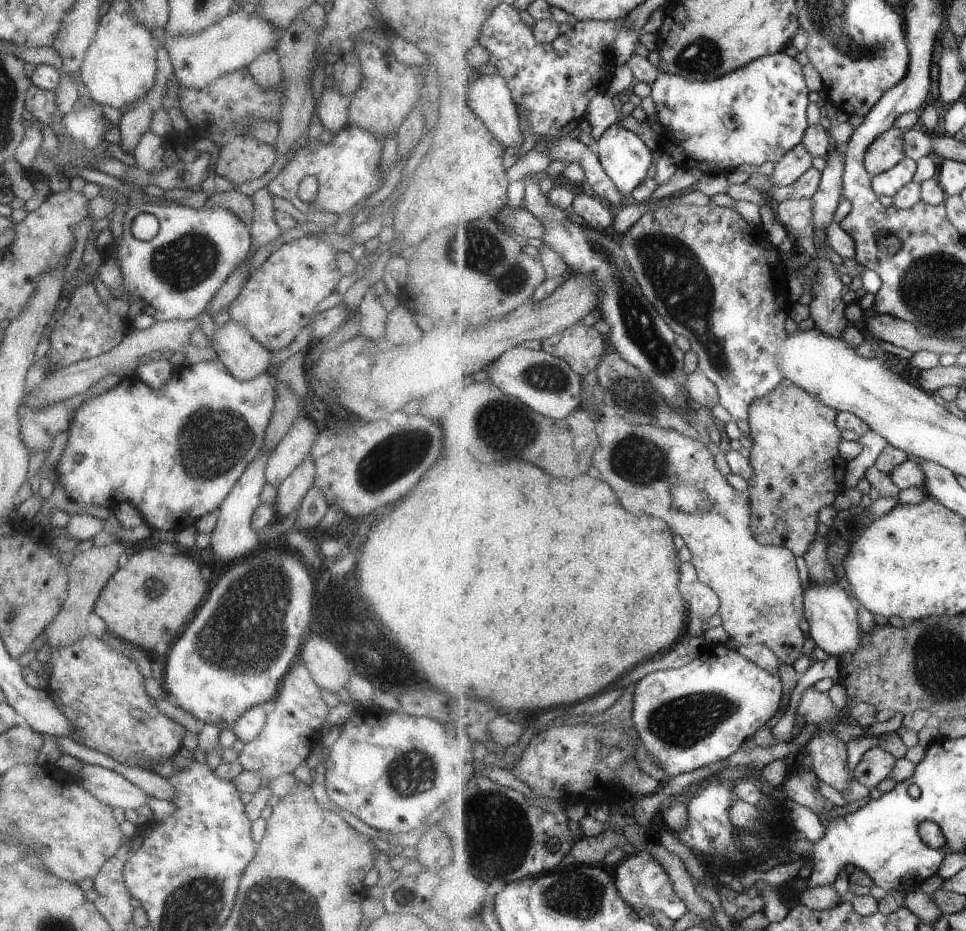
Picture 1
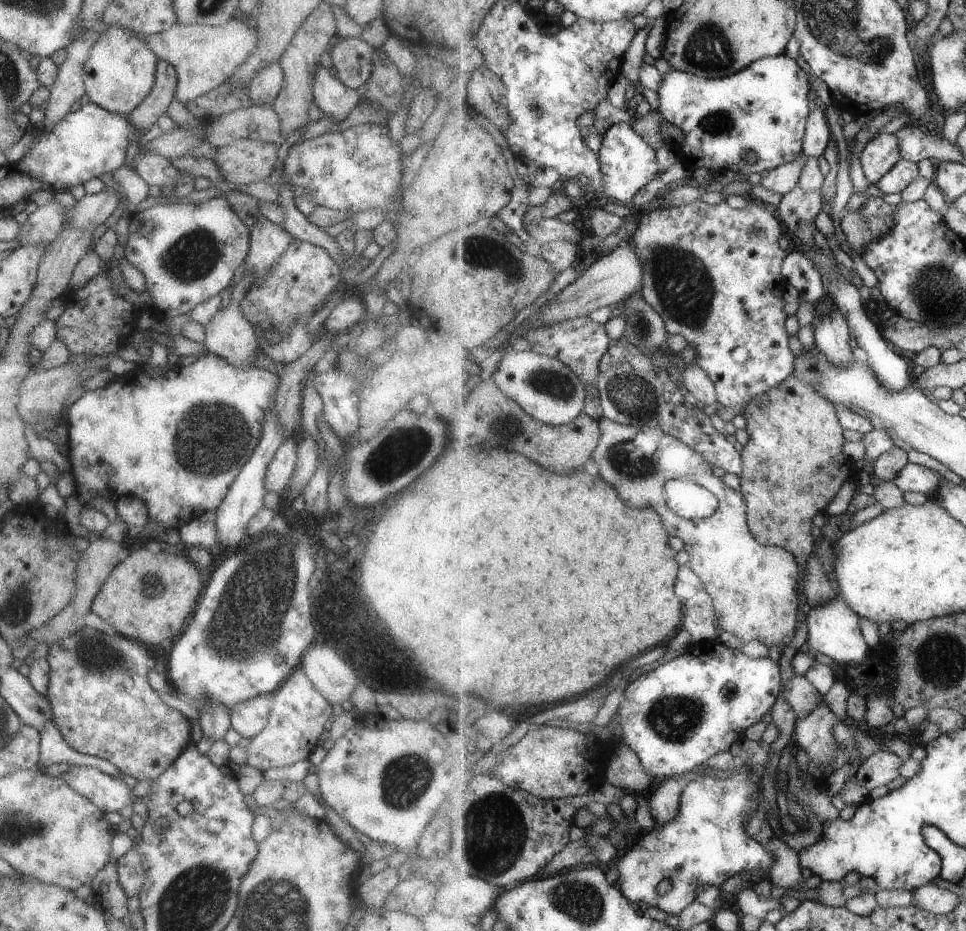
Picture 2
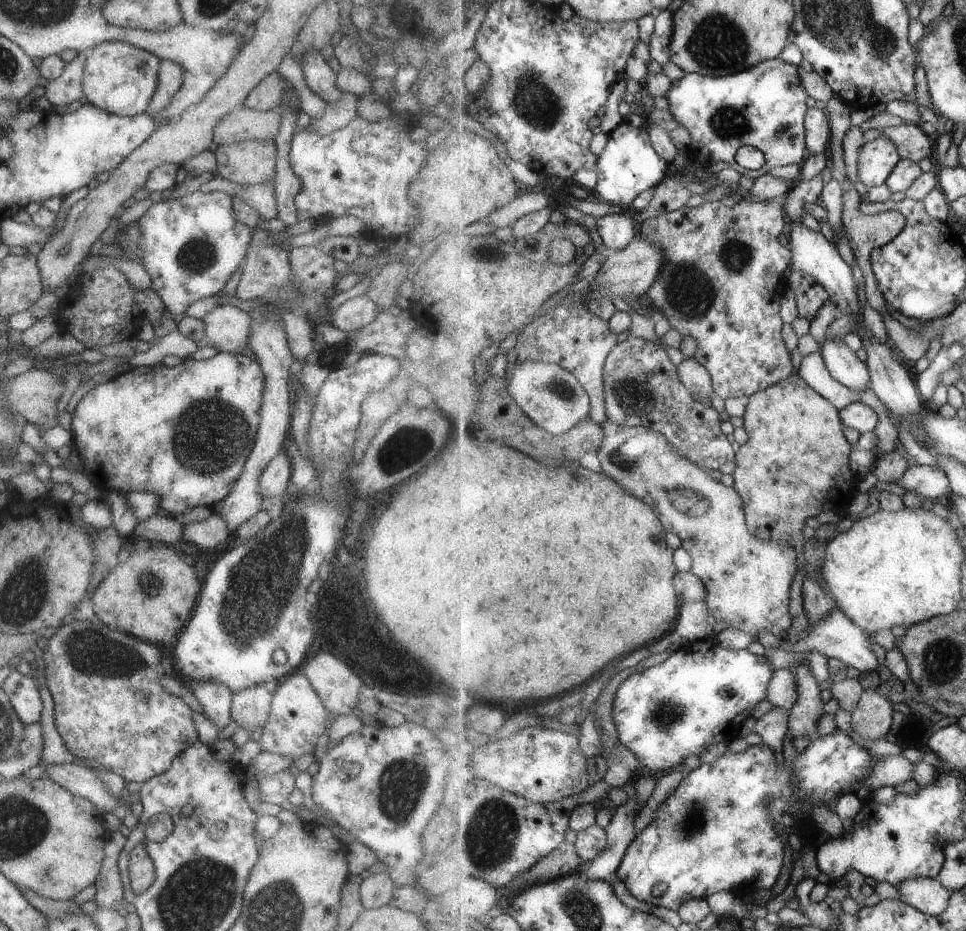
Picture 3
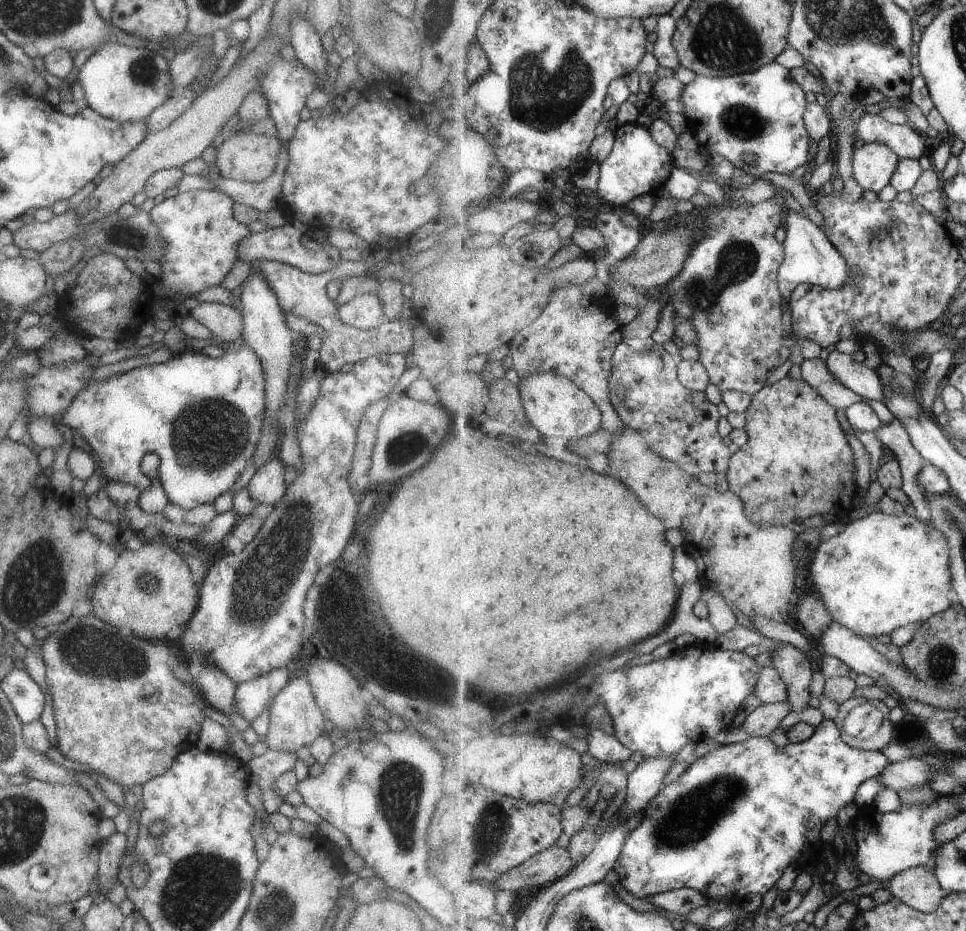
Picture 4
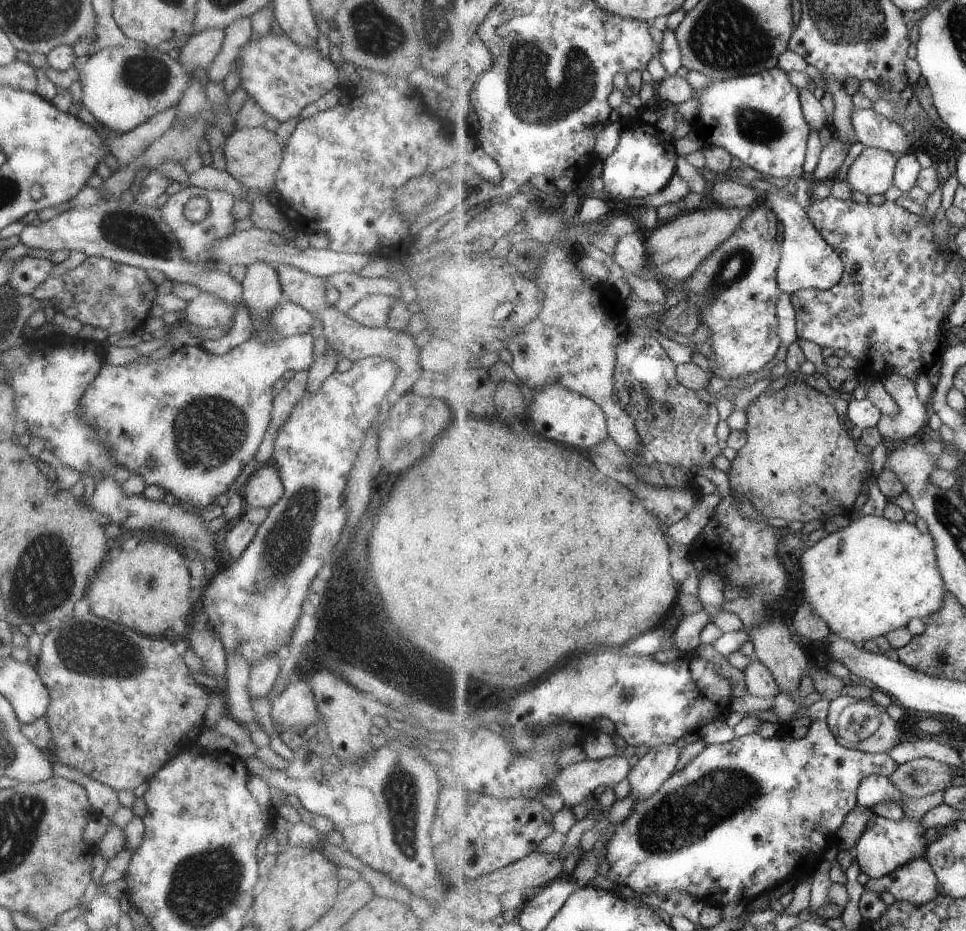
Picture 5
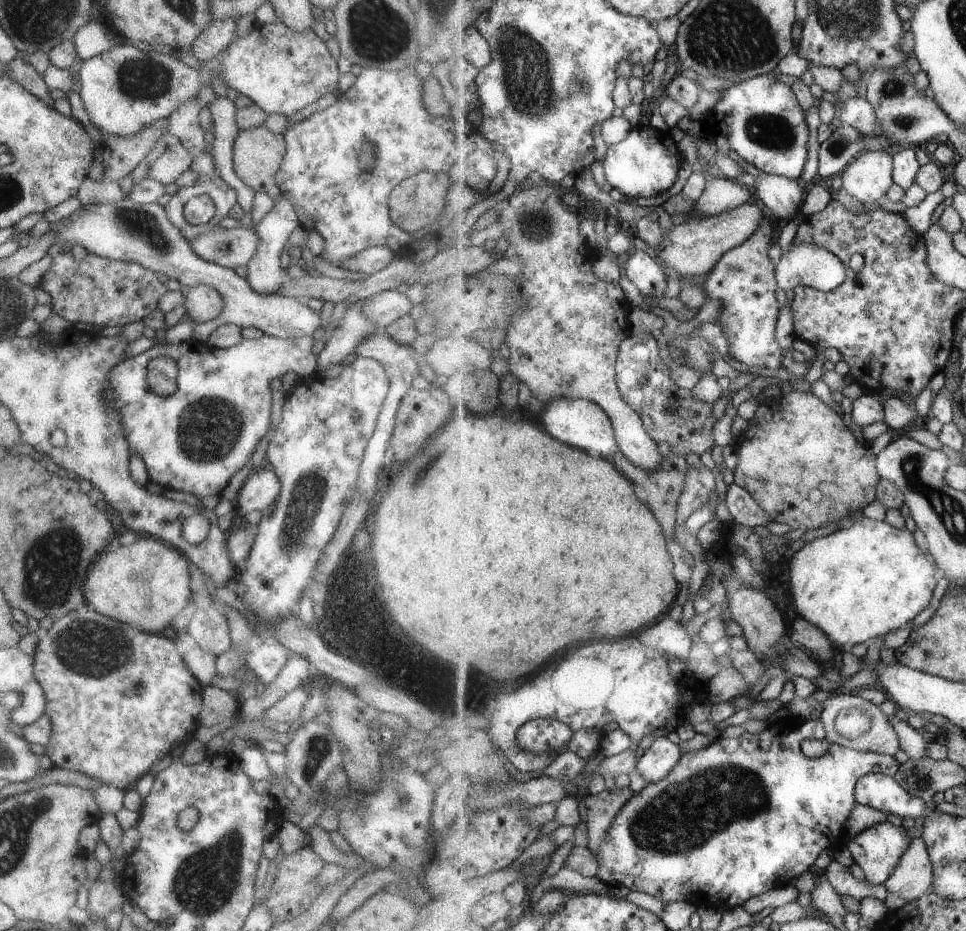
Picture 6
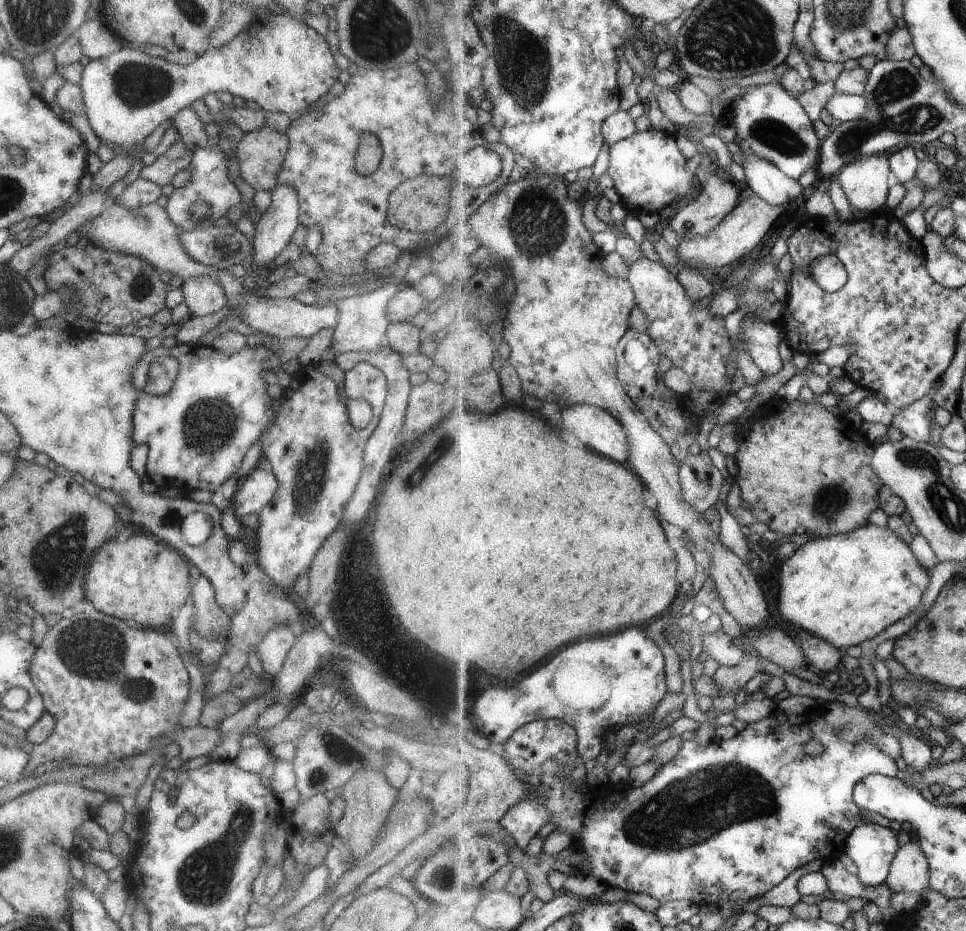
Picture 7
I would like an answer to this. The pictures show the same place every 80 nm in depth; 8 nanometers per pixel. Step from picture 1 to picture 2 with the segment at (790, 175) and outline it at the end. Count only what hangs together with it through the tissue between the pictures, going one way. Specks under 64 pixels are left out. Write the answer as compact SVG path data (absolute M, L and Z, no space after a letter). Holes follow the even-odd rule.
M803 152L796 161L785 163L768 172L768 175L758 179L766 189L779 193L782 197L798 186L799 179L805 170L809 157Z

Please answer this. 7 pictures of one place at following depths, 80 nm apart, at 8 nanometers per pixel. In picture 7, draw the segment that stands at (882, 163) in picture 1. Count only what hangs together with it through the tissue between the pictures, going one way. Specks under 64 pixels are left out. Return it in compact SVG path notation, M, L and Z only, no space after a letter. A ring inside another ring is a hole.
M869 155L857 159L842 168L837 175L837 180L848 202L857 210L865 212L868 216L886 210L885 200L894 181L889 156Z

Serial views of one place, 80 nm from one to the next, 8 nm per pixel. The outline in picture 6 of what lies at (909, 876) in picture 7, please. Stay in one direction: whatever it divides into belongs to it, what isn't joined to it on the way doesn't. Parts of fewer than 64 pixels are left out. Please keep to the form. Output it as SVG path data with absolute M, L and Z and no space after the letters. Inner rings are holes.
M923 837L912 840L908 851L883 885L889 893L908 901L920 899L933 889L934 866Z

